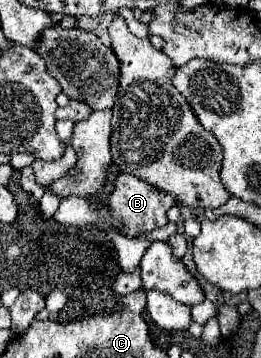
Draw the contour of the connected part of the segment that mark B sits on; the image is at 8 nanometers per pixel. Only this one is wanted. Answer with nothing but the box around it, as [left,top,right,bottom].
[108,173,176,237]

